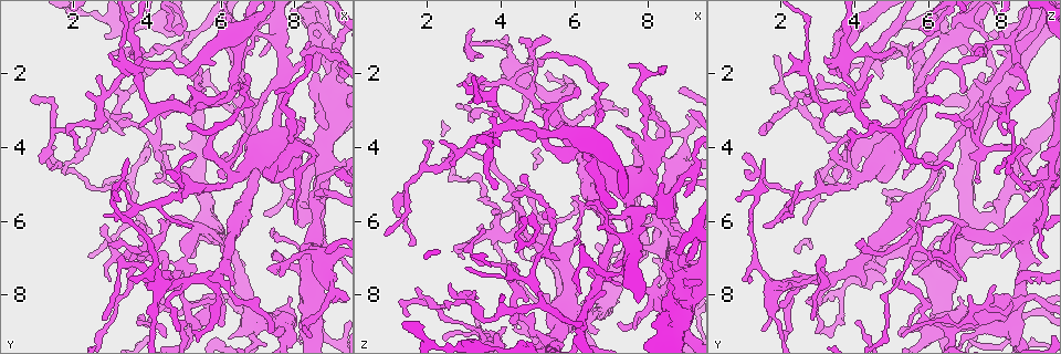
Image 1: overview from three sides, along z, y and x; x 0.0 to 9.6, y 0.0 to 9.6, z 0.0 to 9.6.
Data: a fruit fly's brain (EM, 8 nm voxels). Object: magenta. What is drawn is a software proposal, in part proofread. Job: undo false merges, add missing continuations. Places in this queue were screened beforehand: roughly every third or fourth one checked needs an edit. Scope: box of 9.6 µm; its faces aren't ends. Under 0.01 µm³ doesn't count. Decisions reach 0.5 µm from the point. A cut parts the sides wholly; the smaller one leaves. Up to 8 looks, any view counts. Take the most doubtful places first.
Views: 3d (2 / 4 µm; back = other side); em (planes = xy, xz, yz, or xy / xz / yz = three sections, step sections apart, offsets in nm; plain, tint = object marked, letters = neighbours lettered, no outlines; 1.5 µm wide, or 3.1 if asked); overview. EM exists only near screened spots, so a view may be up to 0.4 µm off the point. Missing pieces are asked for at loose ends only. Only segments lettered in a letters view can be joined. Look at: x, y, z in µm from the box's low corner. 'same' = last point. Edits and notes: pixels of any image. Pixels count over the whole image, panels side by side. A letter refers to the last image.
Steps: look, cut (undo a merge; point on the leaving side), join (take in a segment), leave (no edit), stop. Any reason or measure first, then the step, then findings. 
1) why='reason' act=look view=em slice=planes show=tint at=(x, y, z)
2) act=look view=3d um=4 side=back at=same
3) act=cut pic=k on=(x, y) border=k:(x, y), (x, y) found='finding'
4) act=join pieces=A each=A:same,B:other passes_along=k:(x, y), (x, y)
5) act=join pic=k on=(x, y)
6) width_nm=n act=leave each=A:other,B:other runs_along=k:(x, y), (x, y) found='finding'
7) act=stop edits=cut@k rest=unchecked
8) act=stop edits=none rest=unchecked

why='tapers out' act=look view=em slice=planes show=letters at=(3.75, 3.50, 3.15)

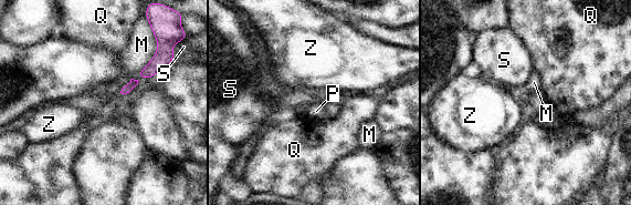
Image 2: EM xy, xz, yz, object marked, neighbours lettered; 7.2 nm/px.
act=leave each=M:other,P:other,Q:other,S:other,Z:other runs_along=2:(168, 58), (162, 59), (122, 92) found='no lettered segment goes on from it'

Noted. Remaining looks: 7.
act=look view=em slice=planes show=letters at=(3.05, 1.40, 7.25)

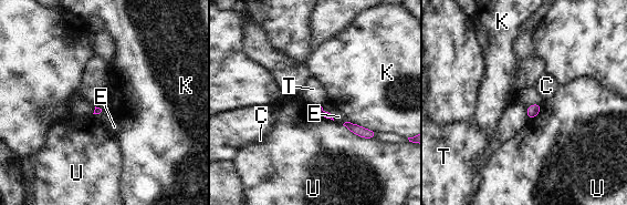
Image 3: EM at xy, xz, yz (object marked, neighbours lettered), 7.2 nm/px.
act=leave each=C:other,E:other,K:other,T:other,U:other border=3:(525, 108), (528, 119) found='no lettered segment goes on from it'

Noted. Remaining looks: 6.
why='three-way junction' act=look view=3d um=4 side=back at=(8.50, 5.50, 5.85)

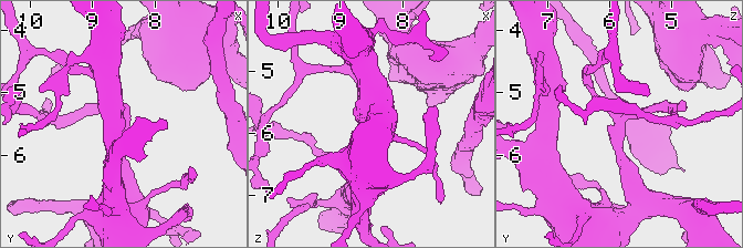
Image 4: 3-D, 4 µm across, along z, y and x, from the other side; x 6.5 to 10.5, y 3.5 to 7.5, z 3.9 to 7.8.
act=look view=em slice=planes show=letters at=same

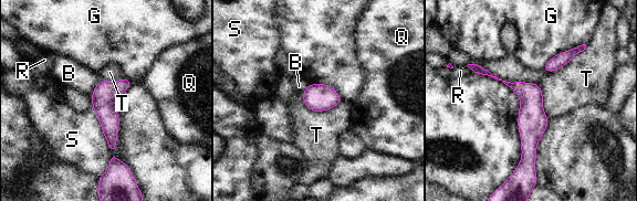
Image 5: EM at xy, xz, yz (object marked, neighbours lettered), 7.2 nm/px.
width_nm=180 longest_contact=T:700nm act=leave each=B:other,G:other,Q:other,R:other,S:other,T:other found='all the same neuron'

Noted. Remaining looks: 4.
act=stop edits=none rest=unchecked

